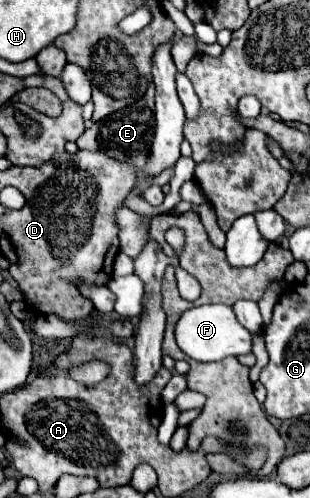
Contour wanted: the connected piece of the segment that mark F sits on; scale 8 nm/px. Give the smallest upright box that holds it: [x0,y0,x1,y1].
[175,305,251,361]

